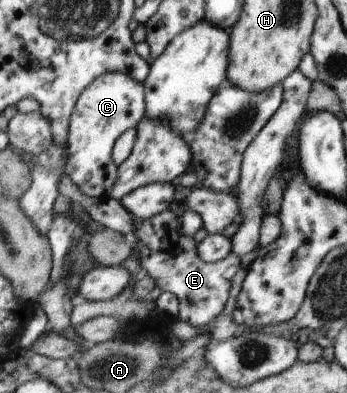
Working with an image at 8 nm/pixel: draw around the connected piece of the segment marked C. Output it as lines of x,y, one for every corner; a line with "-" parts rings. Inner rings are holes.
109,72
88,85
74,106
67,140
70,159
66,162
66,174
88,196
103,201
111,198
112,189
119,180
119,166
116,166
112,152
119,138
143,121
147,112
146,96
145,84
131,74

